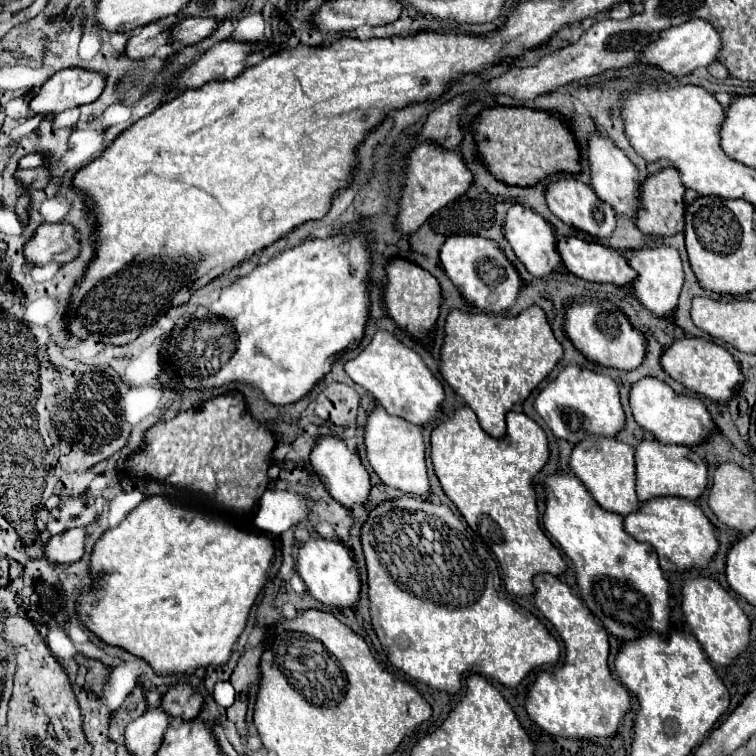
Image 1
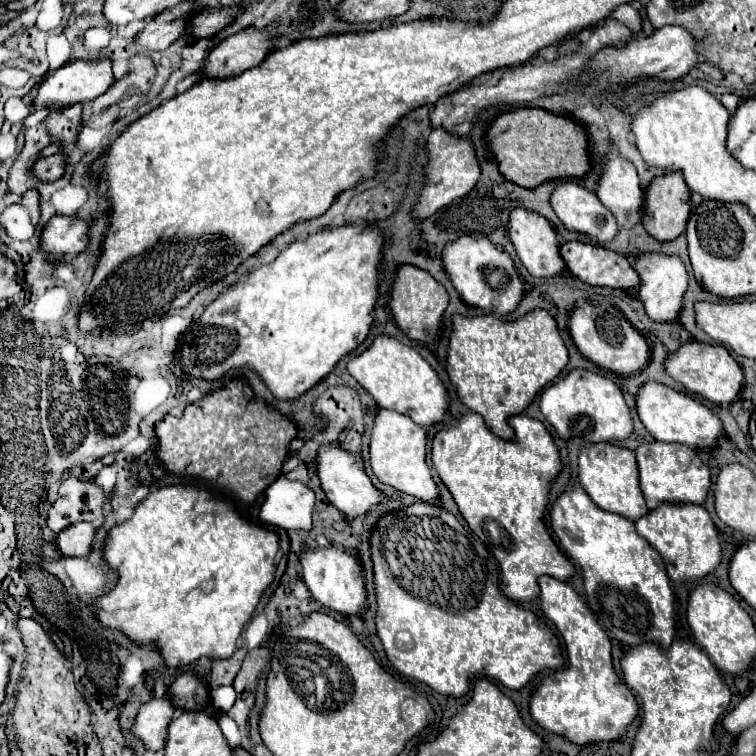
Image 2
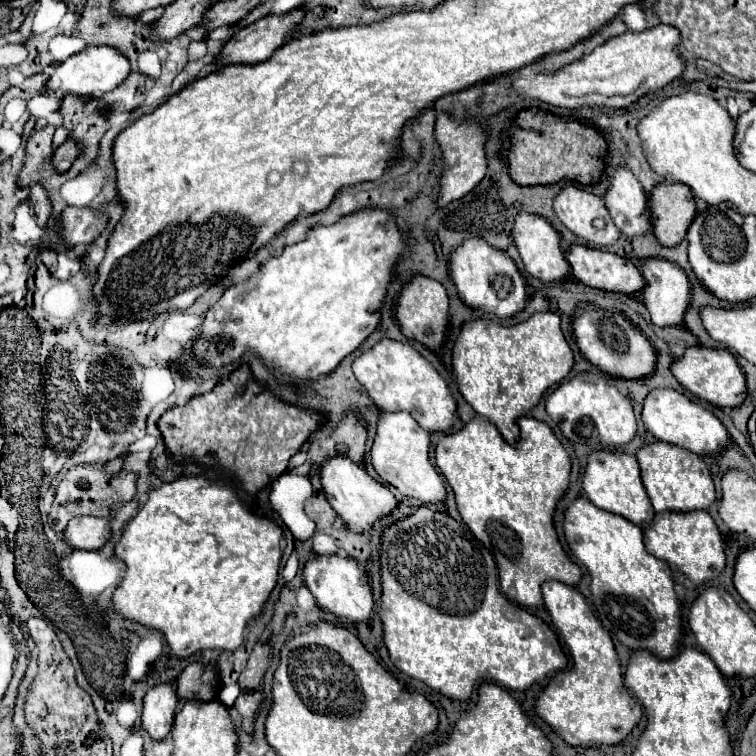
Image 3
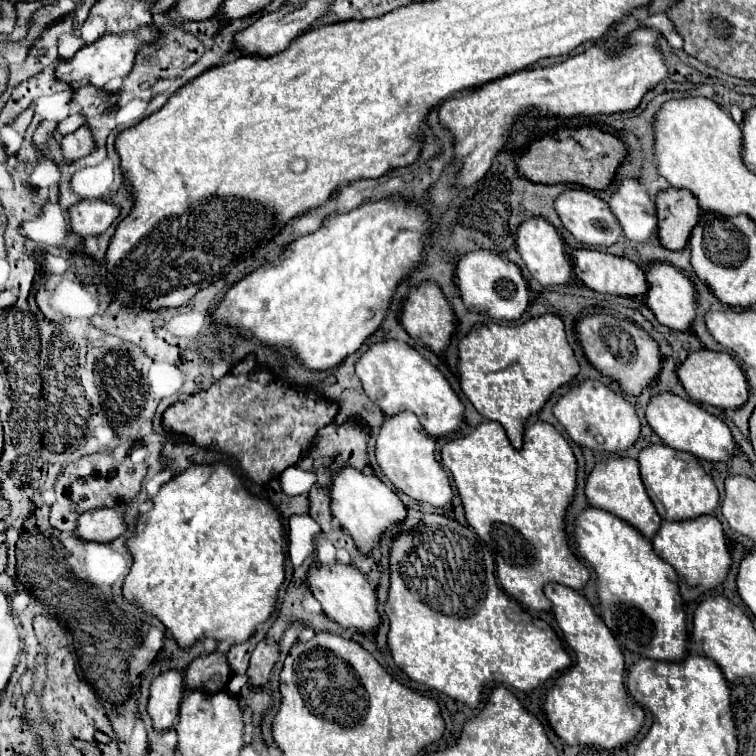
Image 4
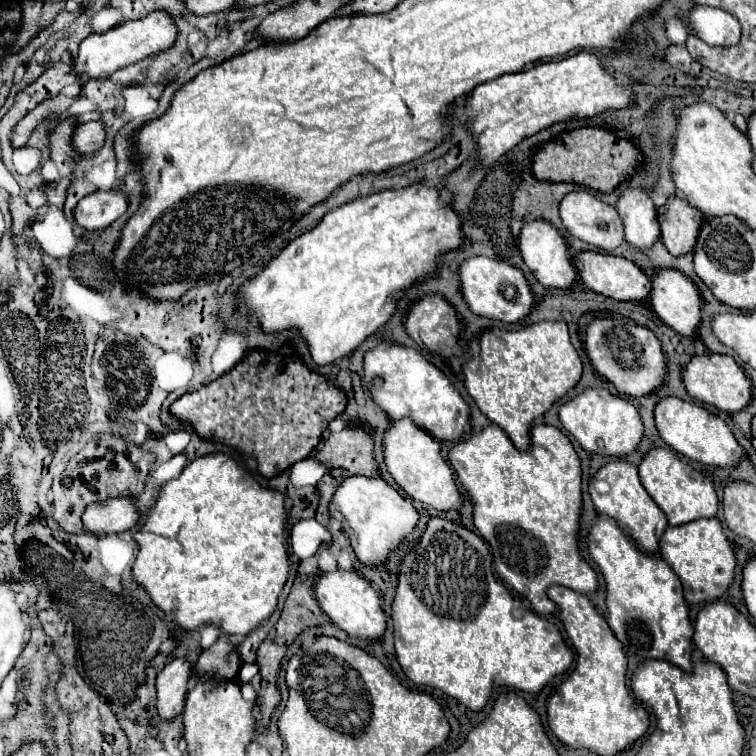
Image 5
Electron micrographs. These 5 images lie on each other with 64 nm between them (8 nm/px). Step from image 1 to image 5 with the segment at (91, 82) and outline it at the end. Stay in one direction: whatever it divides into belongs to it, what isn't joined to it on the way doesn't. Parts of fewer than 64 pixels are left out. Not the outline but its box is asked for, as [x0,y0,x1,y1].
[74,12,176,80]

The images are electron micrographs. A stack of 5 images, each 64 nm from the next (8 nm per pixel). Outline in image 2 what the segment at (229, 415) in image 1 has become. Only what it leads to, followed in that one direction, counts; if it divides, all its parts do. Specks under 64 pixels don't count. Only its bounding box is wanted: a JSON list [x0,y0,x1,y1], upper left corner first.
[154,380,296,504]

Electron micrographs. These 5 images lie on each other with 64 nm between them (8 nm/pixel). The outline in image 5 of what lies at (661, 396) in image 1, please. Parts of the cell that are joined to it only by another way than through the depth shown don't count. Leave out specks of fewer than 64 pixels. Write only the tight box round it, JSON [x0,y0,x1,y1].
[654,396,744,468]

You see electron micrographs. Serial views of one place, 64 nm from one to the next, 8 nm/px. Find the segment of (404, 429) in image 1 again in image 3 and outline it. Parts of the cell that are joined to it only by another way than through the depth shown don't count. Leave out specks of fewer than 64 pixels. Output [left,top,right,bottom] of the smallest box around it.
[370,412,446,504]

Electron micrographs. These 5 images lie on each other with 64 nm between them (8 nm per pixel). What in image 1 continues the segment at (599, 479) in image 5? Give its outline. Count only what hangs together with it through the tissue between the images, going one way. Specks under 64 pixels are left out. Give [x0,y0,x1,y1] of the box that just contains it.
[570,436,640,516]

